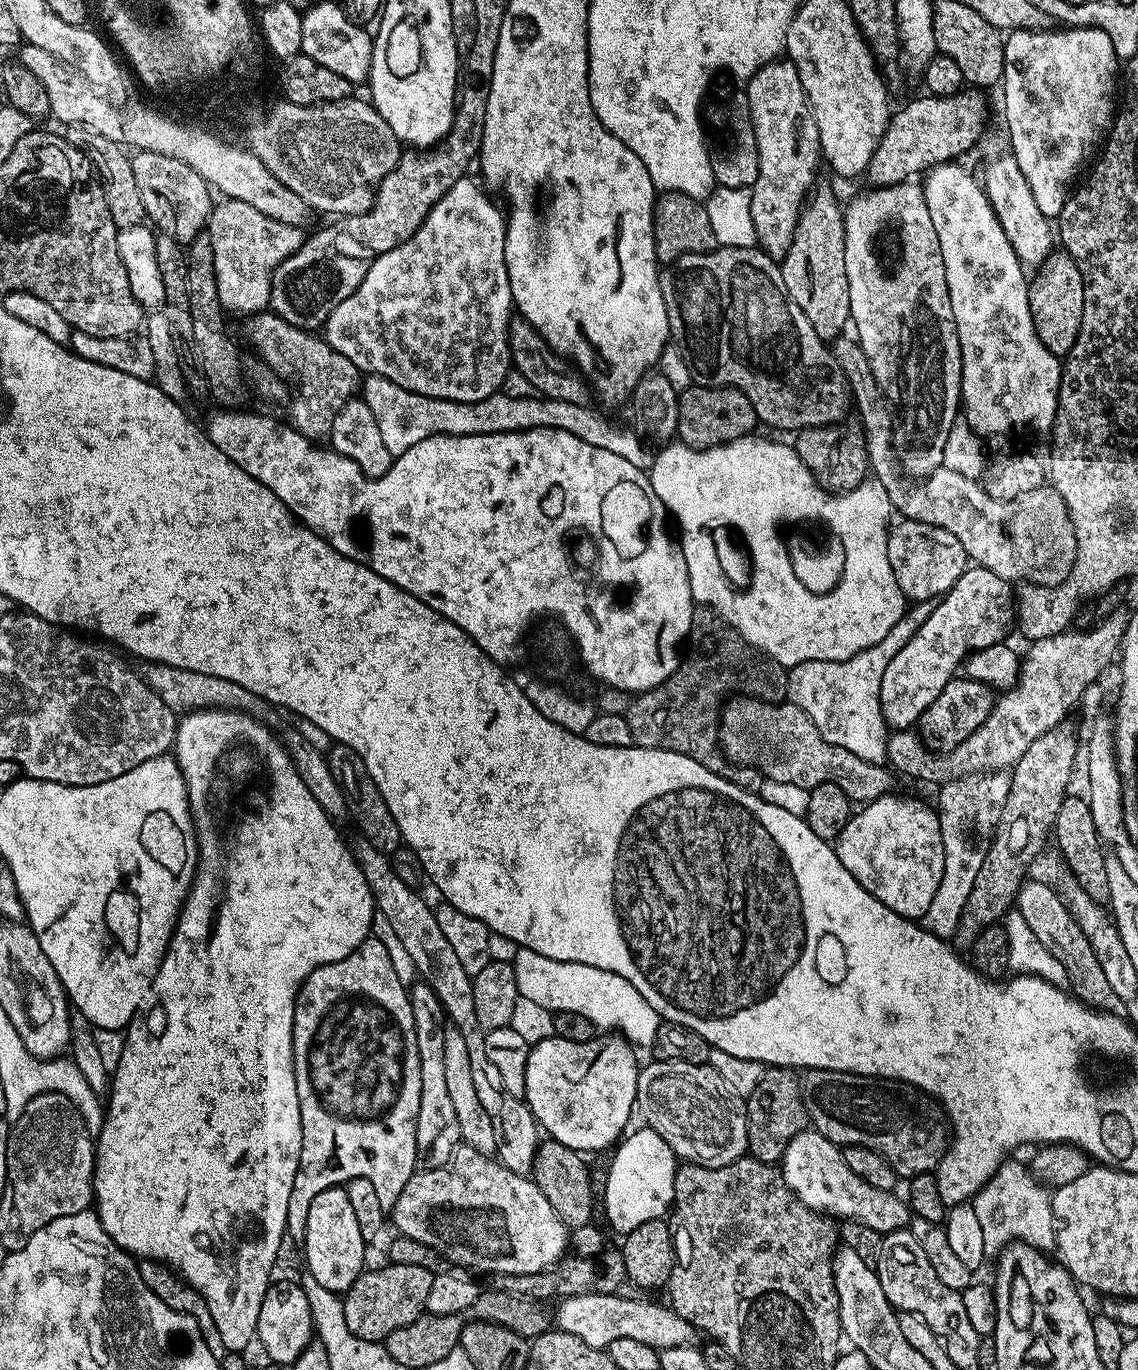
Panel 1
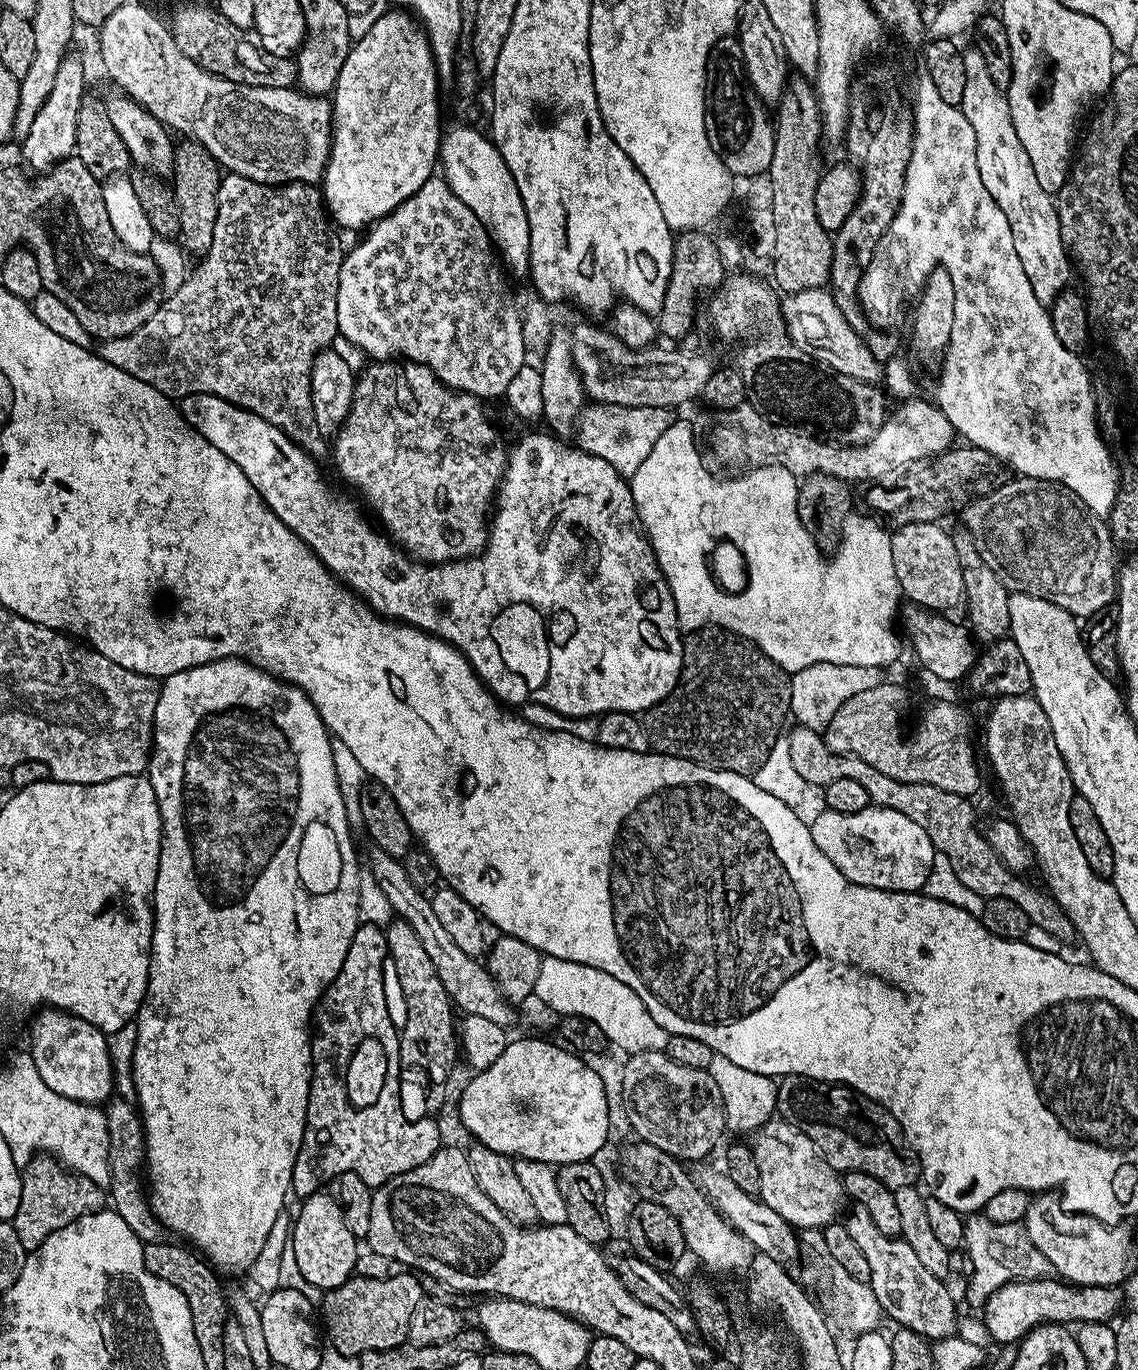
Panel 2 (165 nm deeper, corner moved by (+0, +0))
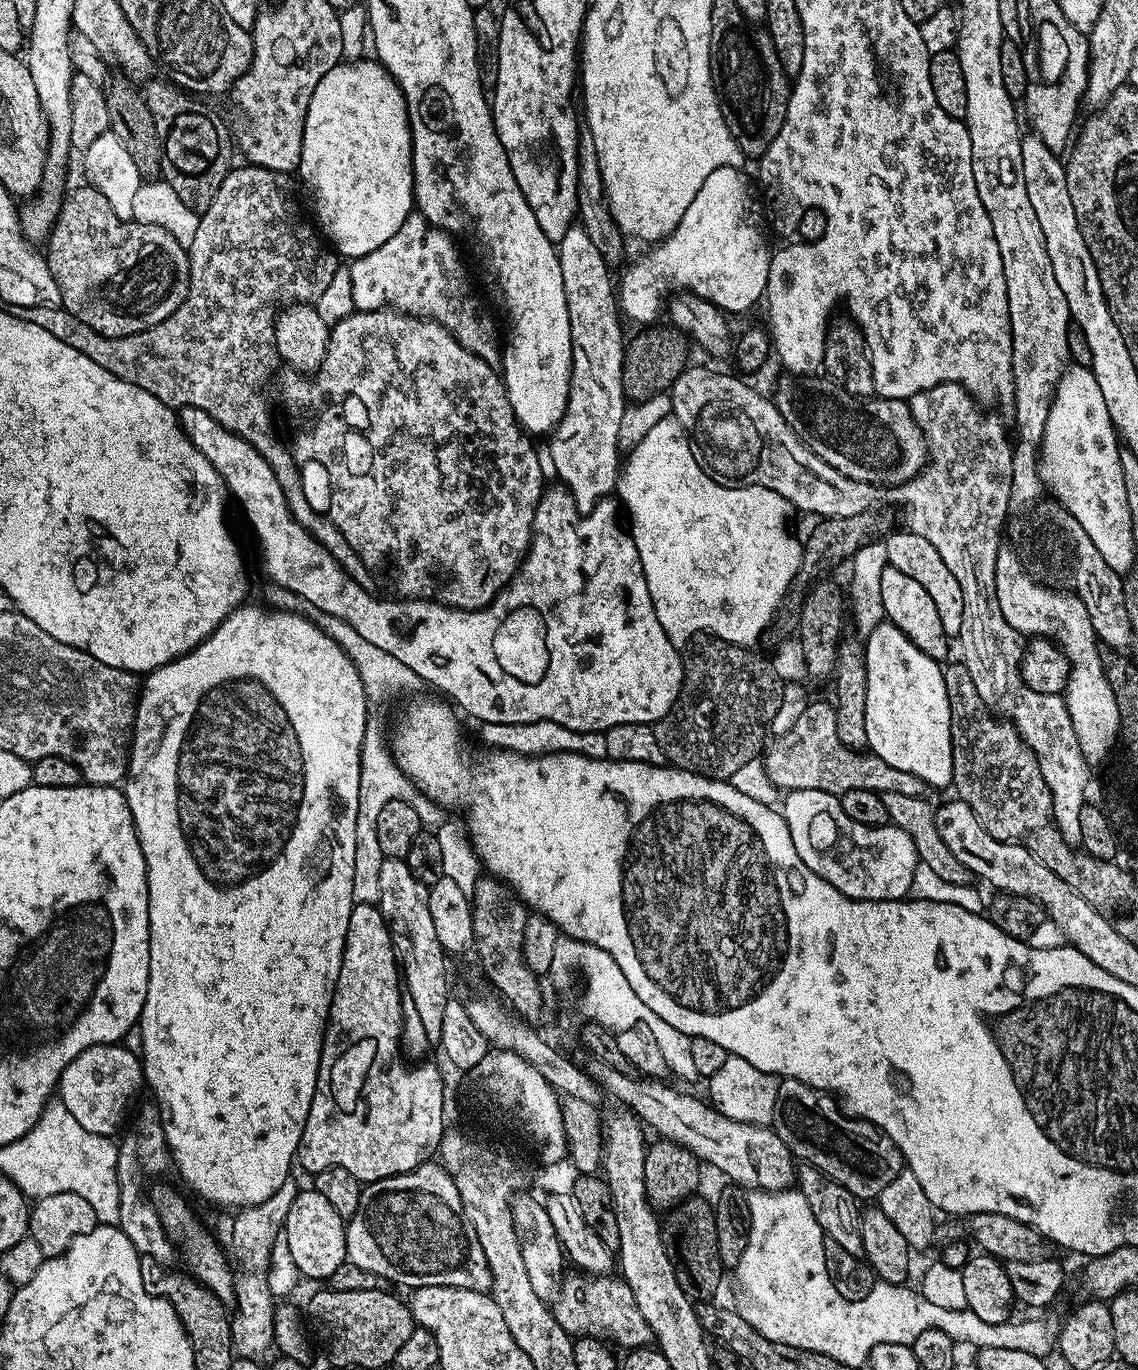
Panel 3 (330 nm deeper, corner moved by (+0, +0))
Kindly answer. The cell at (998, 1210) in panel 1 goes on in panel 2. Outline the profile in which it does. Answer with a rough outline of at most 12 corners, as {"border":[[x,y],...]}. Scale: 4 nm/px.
{"border":[[965,1221],[965,1305],[983,1309],[1015,1280],[1049,1279],[1053,1263],[1023,1225]]}

